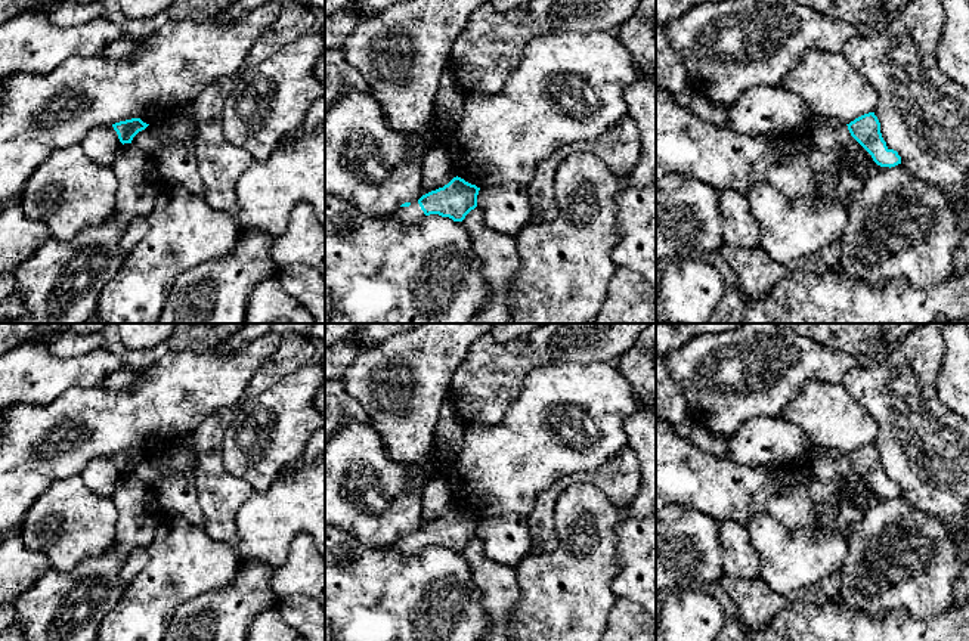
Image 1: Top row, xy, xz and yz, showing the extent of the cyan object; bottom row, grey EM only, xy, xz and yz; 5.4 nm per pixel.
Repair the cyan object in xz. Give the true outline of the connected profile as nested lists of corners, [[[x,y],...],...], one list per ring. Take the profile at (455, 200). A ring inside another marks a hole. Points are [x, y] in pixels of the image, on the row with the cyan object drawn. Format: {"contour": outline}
{"contour": [[[456,176],[443,188],[422,195],[418,201],[402,204],[390,216],[405,224],[417,224],[430,214],[462,222],[477,207],[479,191],[480,188]]]}

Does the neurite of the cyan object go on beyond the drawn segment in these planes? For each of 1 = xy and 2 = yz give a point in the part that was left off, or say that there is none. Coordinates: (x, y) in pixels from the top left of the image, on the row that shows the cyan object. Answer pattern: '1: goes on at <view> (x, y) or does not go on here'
1: does not go on here
2: does not go on here

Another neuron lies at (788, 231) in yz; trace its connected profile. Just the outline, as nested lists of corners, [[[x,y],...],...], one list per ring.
[[[761,180],[746,198],[759,227],[758,247],[784,266],[840,239],[848,223],[846,208],[832,196],[821,207],[807,207]]]

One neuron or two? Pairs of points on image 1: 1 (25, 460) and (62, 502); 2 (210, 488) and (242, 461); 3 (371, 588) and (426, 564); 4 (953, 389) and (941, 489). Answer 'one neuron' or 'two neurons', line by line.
1: two neurons
2: two neurons
3: one neuron
4: two neurons

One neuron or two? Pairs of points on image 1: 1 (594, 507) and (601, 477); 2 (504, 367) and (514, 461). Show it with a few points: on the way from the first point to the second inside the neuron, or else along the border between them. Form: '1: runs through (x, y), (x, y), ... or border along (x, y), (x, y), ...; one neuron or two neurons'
1: border along (569, 485), (593, 483), (616, 505), (627, 508); two neurons
2: border along (525, 377), (505, 415), (495, 424), (479, 426); two neurons

